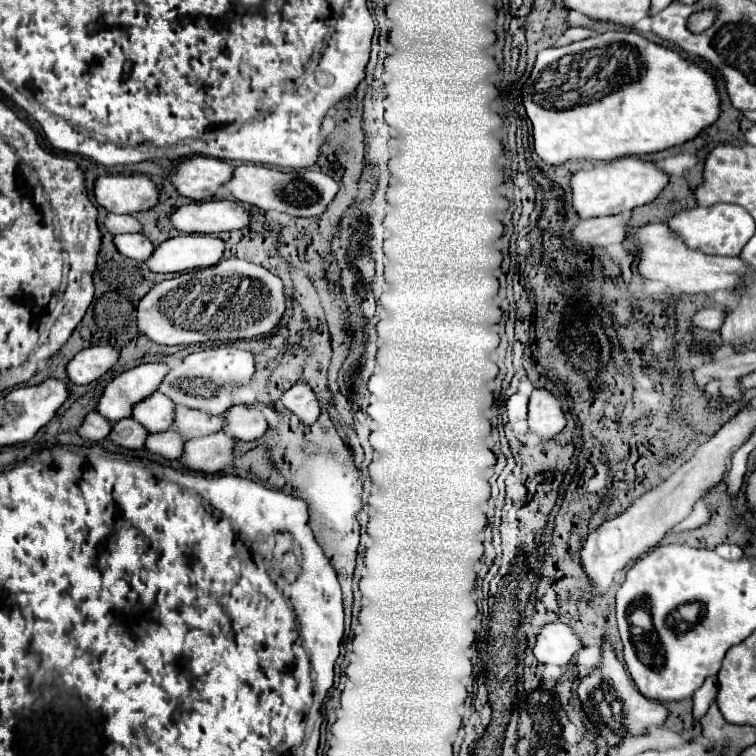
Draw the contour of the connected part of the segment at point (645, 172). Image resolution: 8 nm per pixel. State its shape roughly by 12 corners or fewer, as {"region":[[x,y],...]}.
{"region":[[636,156],[570,178],[578,218],[652,202],[668,174]]}

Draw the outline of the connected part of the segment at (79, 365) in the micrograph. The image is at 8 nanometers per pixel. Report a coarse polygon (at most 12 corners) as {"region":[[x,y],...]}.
{"region":[[90,346],[66,364],[74,384],[90,384],[108,372],[118,352]]}

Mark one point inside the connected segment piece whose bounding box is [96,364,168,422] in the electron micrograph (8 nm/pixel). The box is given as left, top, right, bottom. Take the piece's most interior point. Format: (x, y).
(131, 386)

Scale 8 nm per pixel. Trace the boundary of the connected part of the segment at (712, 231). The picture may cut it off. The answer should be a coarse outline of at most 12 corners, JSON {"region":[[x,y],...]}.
{"region":[[738,204],[680,210],[664,224],[688,248],[734,256],[752,216]]}

